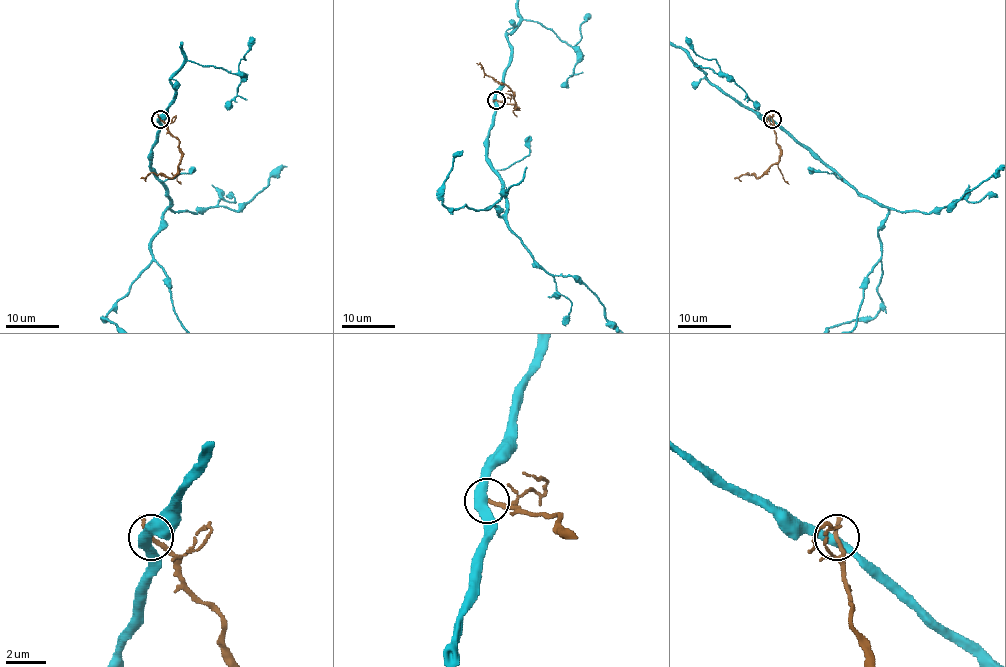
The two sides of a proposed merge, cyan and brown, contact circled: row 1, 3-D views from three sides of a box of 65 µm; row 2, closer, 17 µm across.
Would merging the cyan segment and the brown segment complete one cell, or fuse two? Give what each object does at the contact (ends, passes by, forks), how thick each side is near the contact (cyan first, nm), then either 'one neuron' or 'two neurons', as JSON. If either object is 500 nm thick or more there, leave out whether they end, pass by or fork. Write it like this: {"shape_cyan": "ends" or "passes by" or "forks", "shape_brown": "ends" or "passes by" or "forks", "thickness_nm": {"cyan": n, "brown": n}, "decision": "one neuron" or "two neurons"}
{"shape_cyan": "passes by", "shape_brown": "ends", "thickness_nm": {"cyan": 460, "brown": 240}, "decision": "two neurons"}

